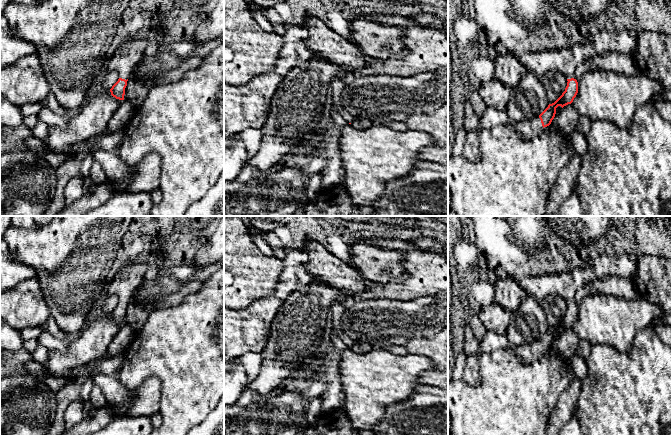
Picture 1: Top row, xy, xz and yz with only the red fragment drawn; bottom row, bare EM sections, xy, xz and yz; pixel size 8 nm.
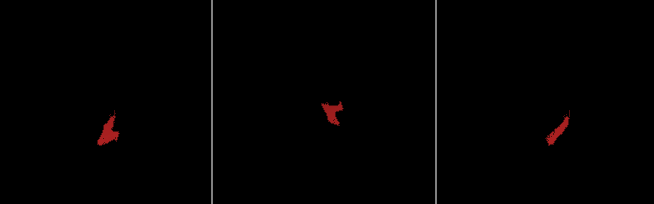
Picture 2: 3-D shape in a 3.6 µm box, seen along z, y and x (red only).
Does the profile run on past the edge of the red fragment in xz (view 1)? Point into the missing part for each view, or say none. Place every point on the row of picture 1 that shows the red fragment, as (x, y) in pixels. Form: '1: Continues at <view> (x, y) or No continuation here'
1: No continuation here

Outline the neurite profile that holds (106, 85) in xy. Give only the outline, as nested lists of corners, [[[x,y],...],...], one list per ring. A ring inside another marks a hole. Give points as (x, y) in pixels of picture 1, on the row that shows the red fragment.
[[[104,71],[102,74],[102,81],[99,87],[101,92],[108,92],[112,86],[118,81],[119,74],[117,71]]]

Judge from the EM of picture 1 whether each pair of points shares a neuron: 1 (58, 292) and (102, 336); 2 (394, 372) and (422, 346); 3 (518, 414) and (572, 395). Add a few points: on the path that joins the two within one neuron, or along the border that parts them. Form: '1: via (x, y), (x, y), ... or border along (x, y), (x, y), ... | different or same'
1: border along (91, 318), (79, 335), (70, 337) | different
2: border along (409, 352), (426, 355), (435, 365) | different
3: border along (572, 380), (552, 409), (548, 421) | different

